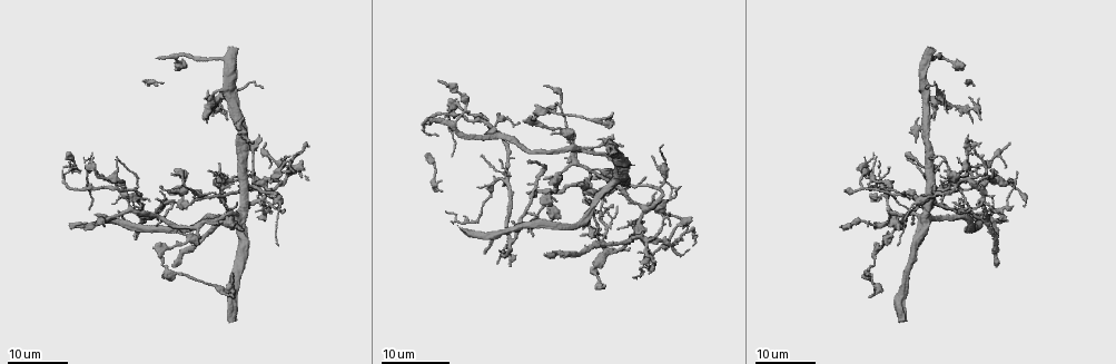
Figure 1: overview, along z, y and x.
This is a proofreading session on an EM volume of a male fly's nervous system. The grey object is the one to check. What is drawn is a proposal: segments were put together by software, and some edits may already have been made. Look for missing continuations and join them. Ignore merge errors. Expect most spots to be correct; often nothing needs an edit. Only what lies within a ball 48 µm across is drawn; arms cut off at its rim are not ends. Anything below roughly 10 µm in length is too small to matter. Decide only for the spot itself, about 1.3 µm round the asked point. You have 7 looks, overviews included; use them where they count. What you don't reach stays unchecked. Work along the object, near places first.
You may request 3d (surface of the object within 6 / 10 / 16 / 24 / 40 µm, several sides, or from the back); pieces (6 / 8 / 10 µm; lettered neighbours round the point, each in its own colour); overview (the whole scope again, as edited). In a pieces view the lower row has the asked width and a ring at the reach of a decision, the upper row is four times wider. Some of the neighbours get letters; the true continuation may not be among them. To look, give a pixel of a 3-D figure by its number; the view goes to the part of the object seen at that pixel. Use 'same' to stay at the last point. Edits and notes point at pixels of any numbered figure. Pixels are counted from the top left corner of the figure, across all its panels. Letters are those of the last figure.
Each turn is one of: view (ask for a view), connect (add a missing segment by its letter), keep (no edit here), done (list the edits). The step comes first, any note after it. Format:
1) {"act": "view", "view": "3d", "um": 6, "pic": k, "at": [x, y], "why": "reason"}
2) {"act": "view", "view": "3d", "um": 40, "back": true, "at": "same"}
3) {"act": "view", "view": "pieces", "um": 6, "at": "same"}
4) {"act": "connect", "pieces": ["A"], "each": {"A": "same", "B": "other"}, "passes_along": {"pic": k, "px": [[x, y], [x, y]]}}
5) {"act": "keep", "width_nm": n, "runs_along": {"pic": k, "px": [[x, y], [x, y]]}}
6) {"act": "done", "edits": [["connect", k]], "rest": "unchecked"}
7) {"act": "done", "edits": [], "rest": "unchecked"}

{"act": "view", "view": "3d", "um": 24, "pic": 1, "at": [961, 200], "why": "an open end"}

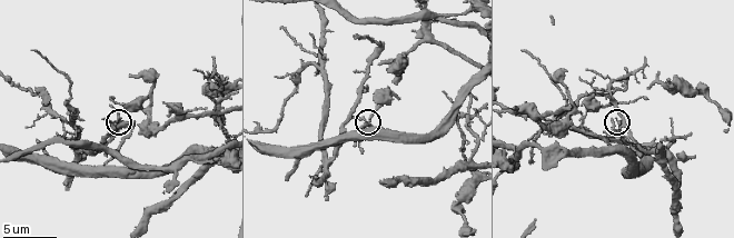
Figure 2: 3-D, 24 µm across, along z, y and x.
{"act": "view", "view": "pieces", "um": 6, "pic": 2, "at": [616, 119]}

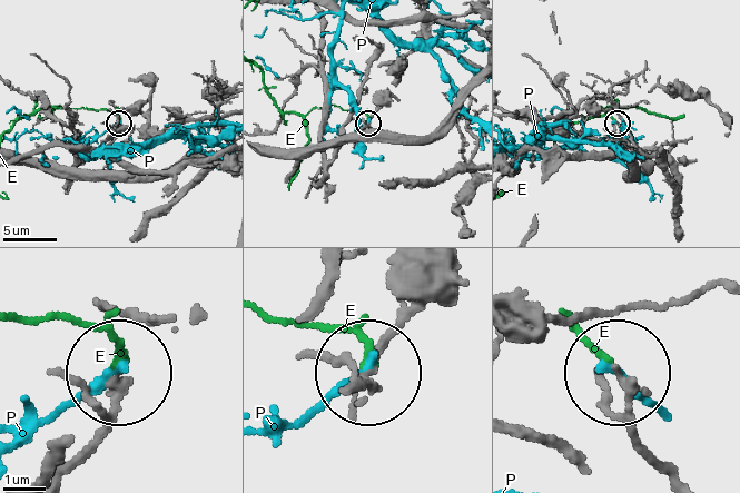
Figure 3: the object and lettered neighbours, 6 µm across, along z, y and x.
{"act": "keep", "each": {"E": "other", "P": "other"}, "runs_along": {"pic": 3, "px": [[58, 470], [101, 417], [115, 378]]}, "found": "no lettered segment goes on from it"}

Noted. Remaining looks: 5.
{"act": "view", "view": "3d", "um": 6, "pic": 2, "at": [644, 59], "why": "end of a long branch"}

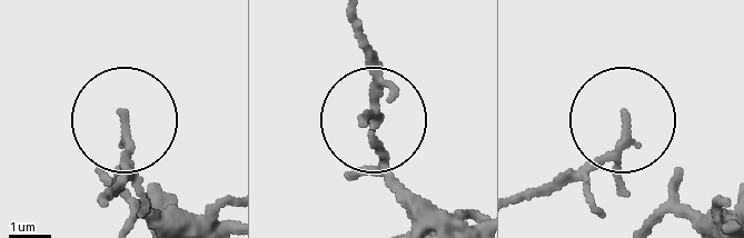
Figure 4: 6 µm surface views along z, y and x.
{"act": "view", "view": "pieces", "um": 8, "pic": 4, "at": [628, 113]}

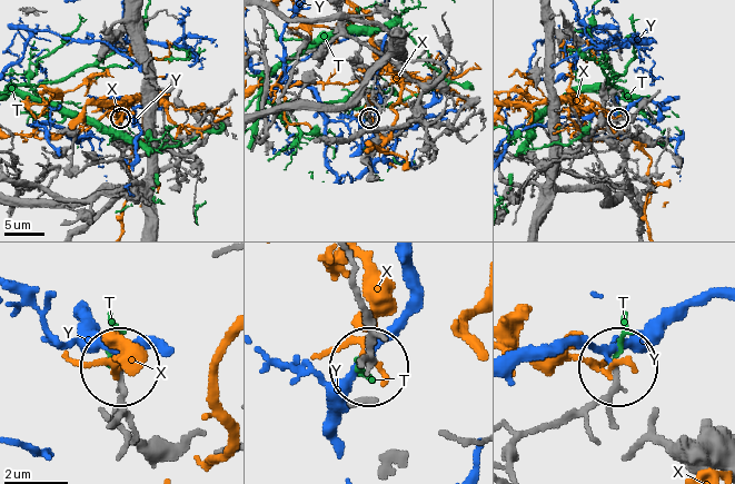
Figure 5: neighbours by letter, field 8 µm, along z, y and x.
{"act": "keep", "width_nm": 160, "each": {"T": "other", "X": "other", "Y": "other"}, "runs_along": {"pic": 5, "px": [[515, 473], [520, 442], [576, 417], [616, 373]]}, "found": "no lettered segment goes on from it"}

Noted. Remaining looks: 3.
{"act": "view", "view": "pieces", "um": 8, "pic": 2, "at": [284, 29], "why": "thin end"}

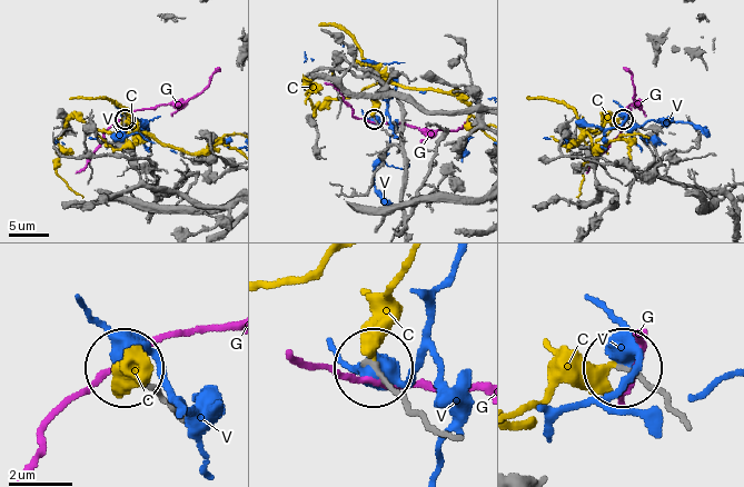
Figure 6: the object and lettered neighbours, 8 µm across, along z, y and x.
{"act": "keep", "each": {"C": "other", "G": "other", "V": "other"}, "runs_along": {"pic": 6, "px": [[674, 407], [622, 370]]}, "found": "no lettered segment goes on from it"}

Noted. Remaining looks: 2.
{"act": "done", "edits": [], "rest": "unchecked"}

